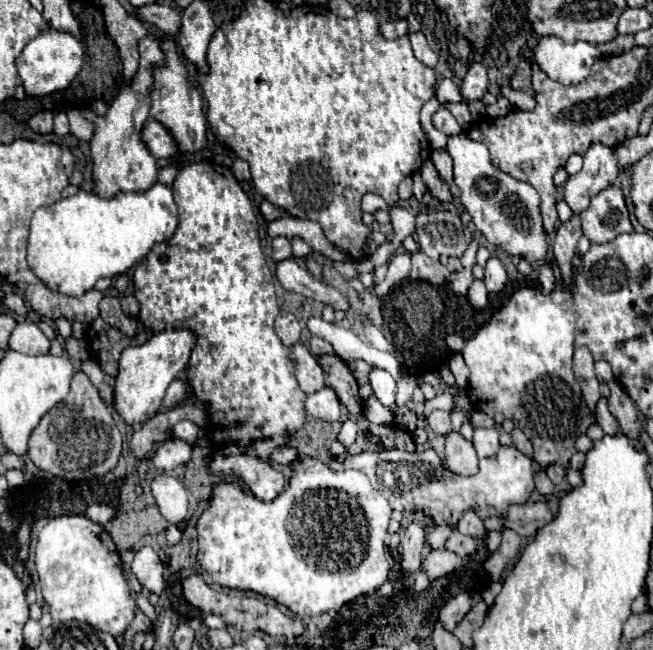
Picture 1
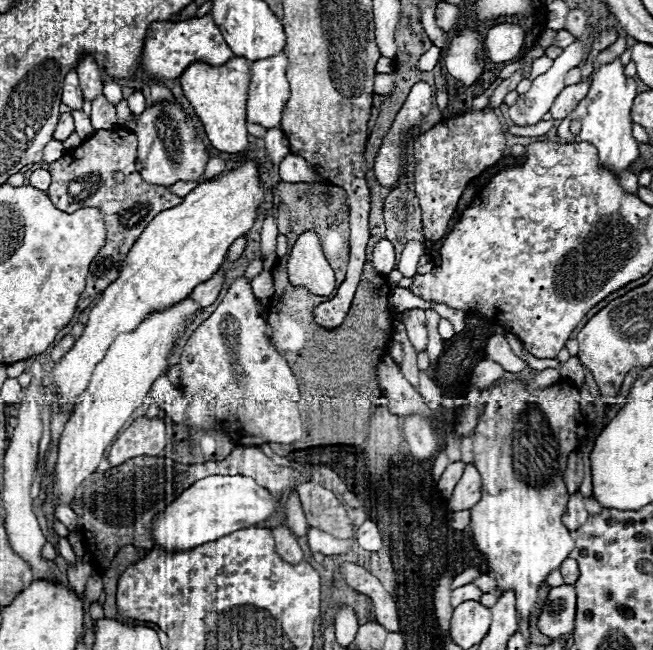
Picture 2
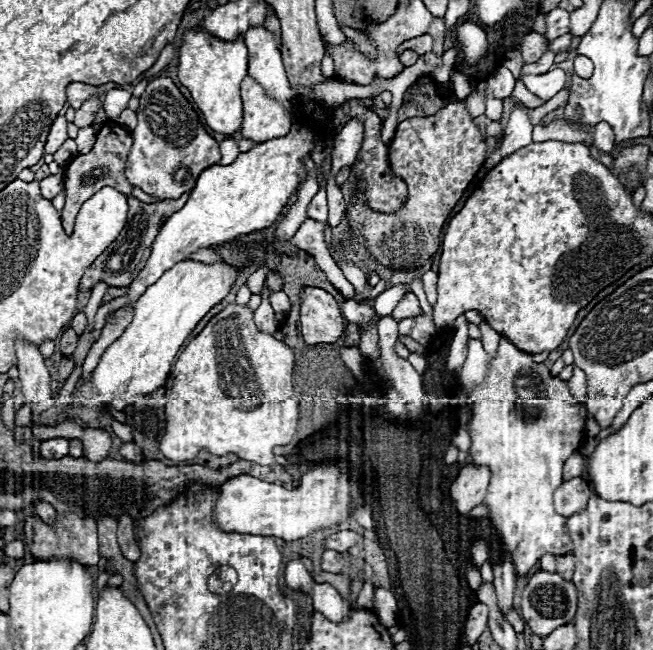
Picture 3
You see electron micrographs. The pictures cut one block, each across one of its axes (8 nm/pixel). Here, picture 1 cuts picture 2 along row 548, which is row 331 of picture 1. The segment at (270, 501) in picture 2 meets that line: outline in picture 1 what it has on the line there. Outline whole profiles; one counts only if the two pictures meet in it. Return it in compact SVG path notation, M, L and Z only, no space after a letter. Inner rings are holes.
M164 330L154 334L142 346L130 346L122 352L120 370L114 382L114 410L126 424L142 424L150 420L164 398L168 384L188 366L196 336L190 330Z

